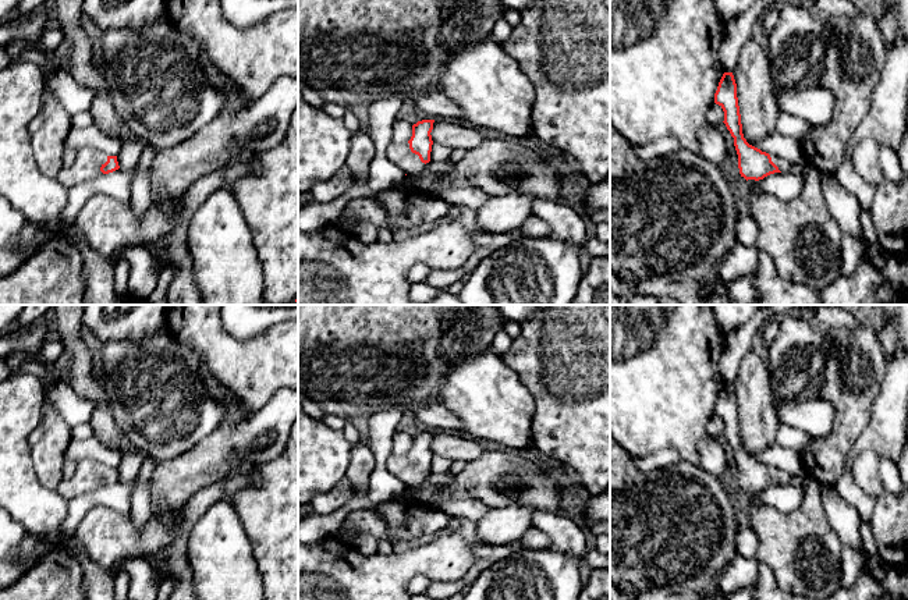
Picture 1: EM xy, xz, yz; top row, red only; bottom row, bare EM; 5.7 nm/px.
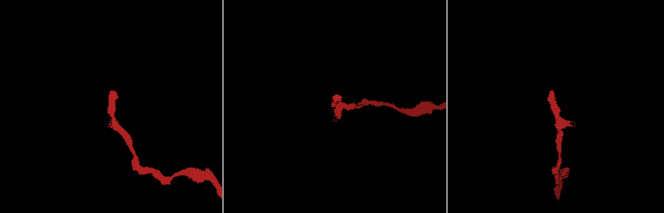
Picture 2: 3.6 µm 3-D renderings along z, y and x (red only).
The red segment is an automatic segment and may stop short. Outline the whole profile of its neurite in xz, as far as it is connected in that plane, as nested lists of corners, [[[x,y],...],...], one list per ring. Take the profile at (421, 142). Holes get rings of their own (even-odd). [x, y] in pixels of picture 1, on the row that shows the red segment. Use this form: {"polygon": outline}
{"polygon": [[[435,120],[418,121],[412,125],[412,136],[408,142],[391,142],[386,149],[387,159],[407,175],[418,173],[430,161],[433,123]]]}

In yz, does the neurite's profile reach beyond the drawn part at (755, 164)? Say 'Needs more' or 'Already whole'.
Needs more

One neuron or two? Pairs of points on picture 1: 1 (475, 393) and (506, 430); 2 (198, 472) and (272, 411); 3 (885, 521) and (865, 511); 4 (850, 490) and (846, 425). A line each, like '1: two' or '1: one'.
1: one
2: one
3: two
4: two

